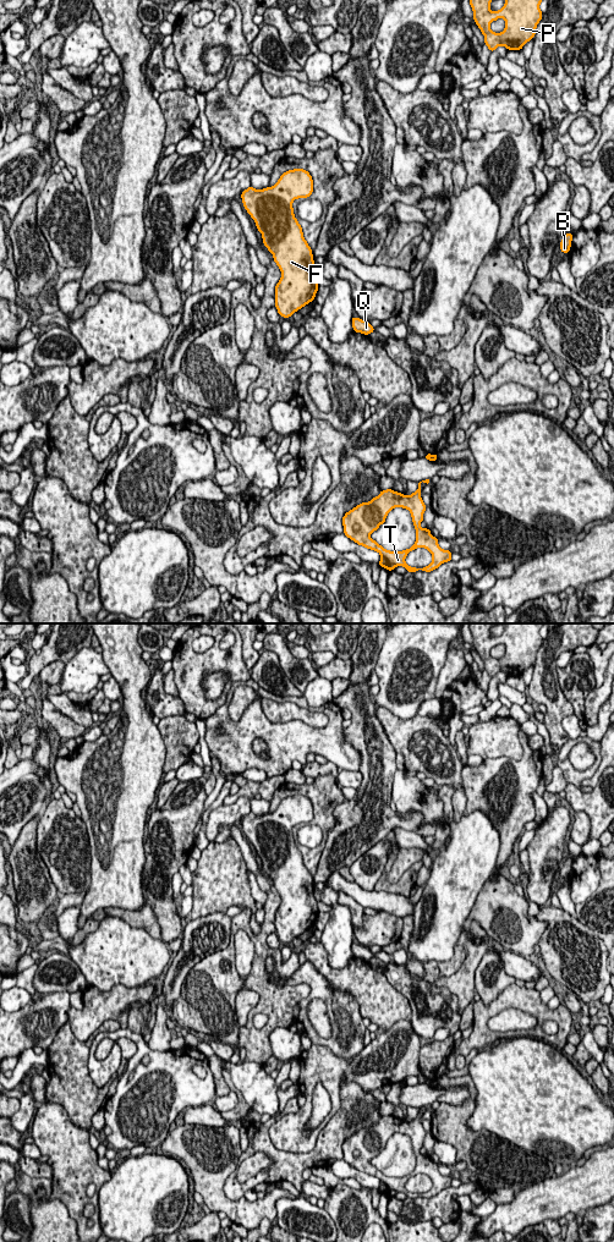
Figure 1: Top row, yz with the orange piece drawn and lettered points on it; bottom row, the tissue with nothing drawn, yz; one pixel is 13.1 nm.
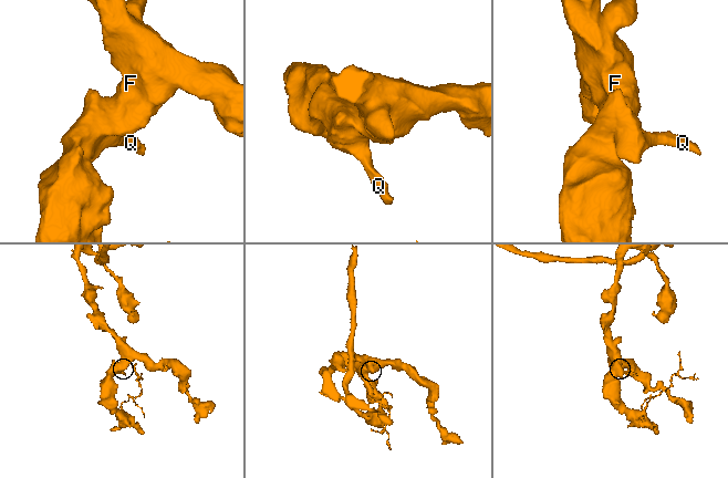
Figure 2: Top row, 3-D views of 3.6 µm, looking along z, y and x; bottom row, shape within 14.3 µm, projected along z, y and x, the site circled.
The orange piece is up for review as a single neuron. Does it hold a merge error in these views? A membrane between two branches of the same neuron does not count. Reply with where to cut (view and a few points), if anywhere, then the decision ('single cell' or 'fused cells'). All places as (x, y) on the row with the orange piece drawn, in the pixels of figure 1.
yz (429, 455), (432, 460) | fused cells

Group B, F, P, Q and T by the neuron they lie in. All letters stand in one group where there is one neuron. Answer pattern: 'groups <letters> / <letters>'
groups B / F P Q T

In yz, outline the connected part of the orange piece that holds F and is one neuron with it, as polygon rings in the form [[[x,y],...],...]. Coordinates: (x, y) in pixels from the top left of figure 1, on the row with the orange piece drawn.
[[[294,169],[284,172],[273,187],[256,189],[251,186],[241,194],[245,209],[262,233],[263,244],[273,254],[281,271],[281,277],[275,286],[275,307],[279,315],[285,319],[312,302],[319,287],[312,249],[303,237],[302,227],[292,208],[295,199],[308,198],[312,193],[313,180],[309,172],[303,169]]]

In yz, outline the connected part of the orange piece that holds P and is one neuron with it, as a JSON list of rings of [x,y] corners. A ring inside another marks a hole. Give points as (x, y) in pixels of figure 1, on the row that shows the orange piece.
[[[470,0],[473,20],[484,35],[486,45],[490,51],[500,45],[508,50],[521,50],[534,38],[537,24],[542,20],[542,0],[505,0],[498,11],[490,10],[490,1]],[[498,18],[505,20],[505,28],[500,33],[494,33],[489,26]]]

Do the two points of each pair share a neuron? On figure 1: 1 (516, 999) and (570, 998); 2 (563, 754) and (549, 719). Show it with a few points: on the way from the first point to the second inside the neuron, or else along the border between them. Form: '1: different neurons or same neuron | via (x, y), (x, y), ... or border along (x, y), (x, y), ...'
1: different neurons | border along (565, 1005), (571, 1012)
2: different neurons | border along (569, 738), (559, 749)

